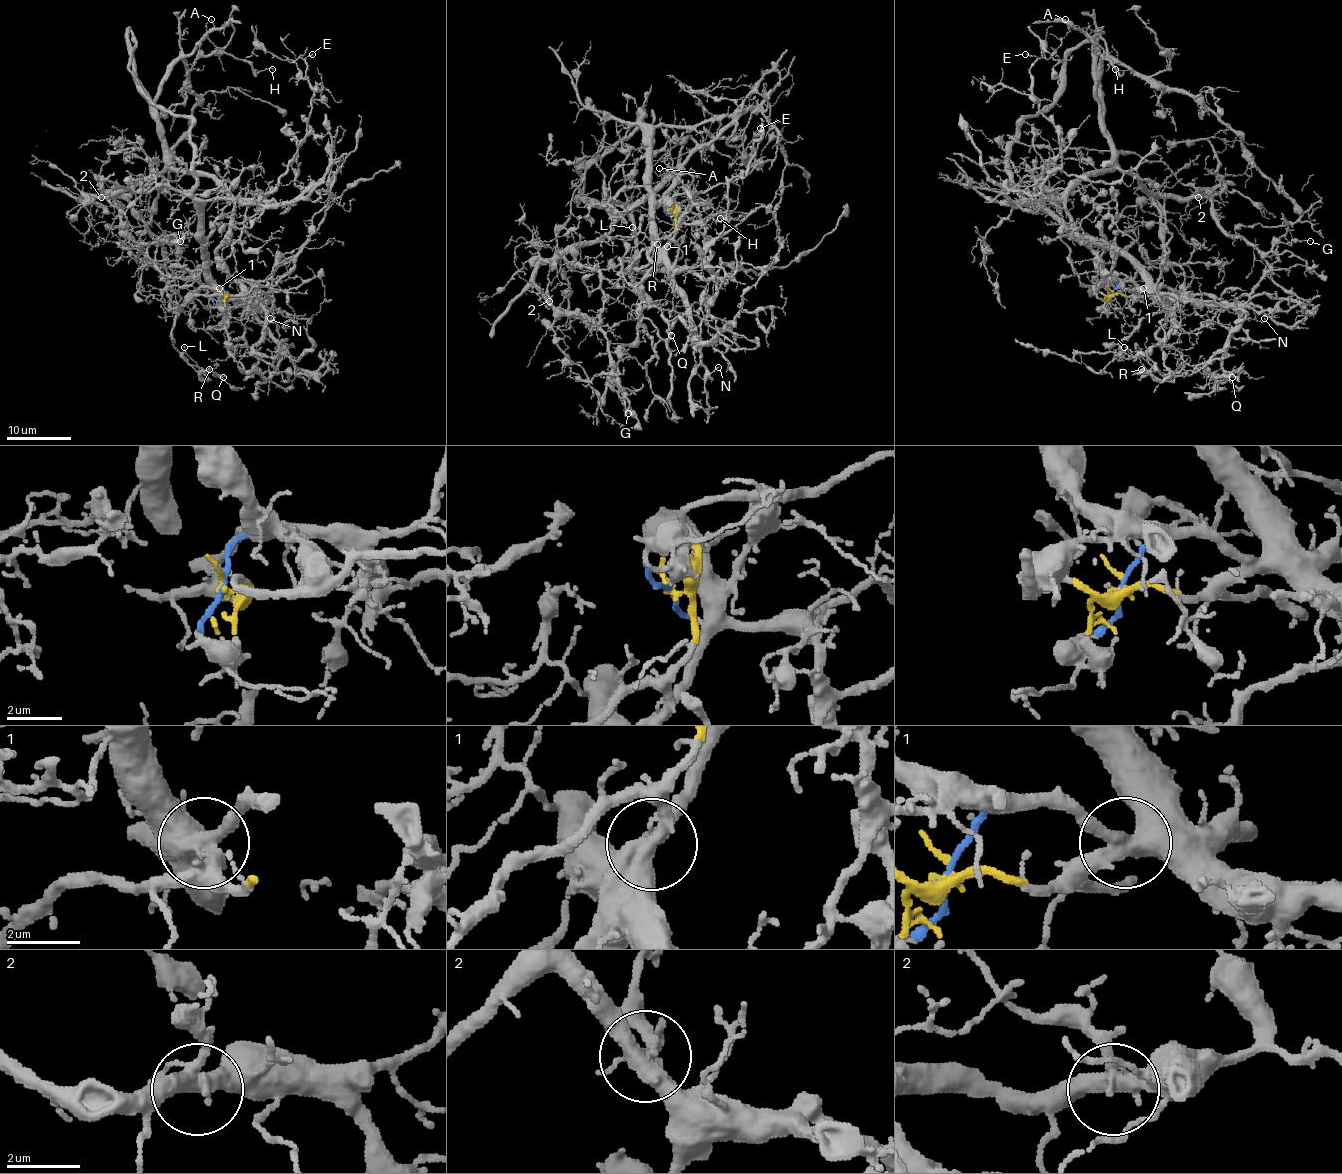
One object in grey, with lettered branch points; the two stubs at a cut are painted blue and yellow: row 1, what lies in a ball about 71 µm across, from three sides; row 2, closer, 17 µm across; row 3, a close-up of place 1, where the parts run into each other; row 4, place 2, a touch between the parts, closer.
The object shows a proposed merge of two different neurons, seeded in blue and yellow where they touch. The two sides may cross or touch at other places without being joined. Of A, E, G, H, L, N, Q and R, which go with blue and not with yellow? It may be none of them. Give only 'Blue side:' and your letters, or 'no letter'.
Blue side: A, G, H, N

